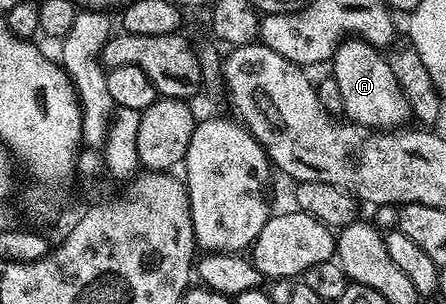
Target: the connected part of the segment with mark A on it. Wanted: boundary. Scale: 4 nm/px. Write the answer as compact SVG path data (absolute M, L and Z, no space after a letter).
M345 39L332 55L330 76L338 83L344 104L342 113L348 116L345 118L349 122L368 131L392 131L403 126L404 120L409 120L410 110L404 96L400 94L394 71L390 71L387 60L376 53L379 52L375 45L359 39Z

